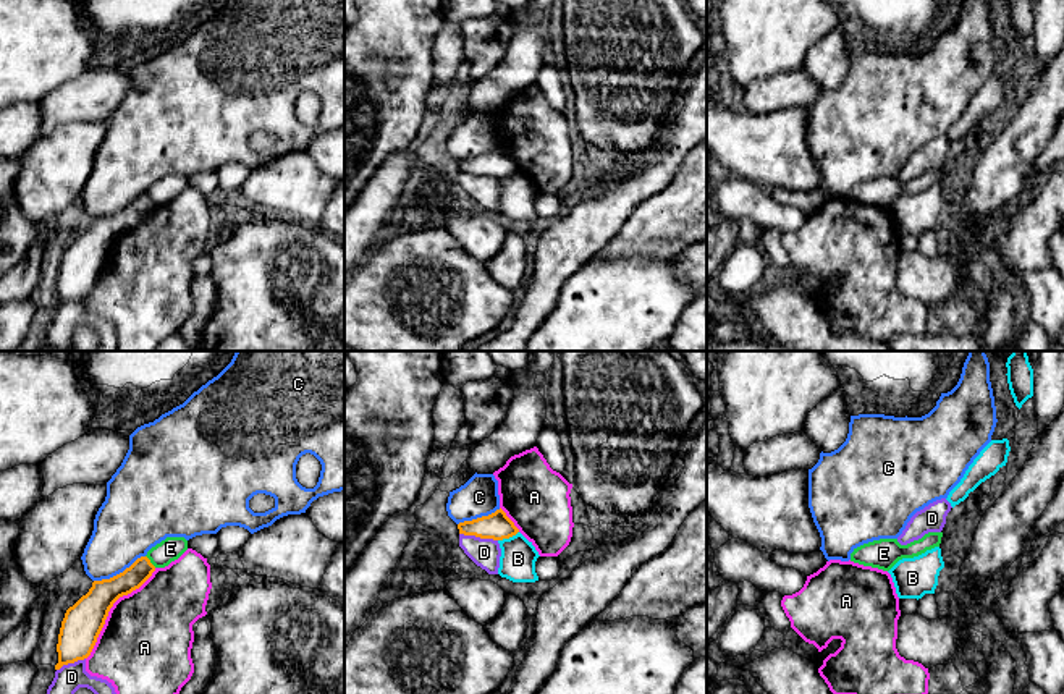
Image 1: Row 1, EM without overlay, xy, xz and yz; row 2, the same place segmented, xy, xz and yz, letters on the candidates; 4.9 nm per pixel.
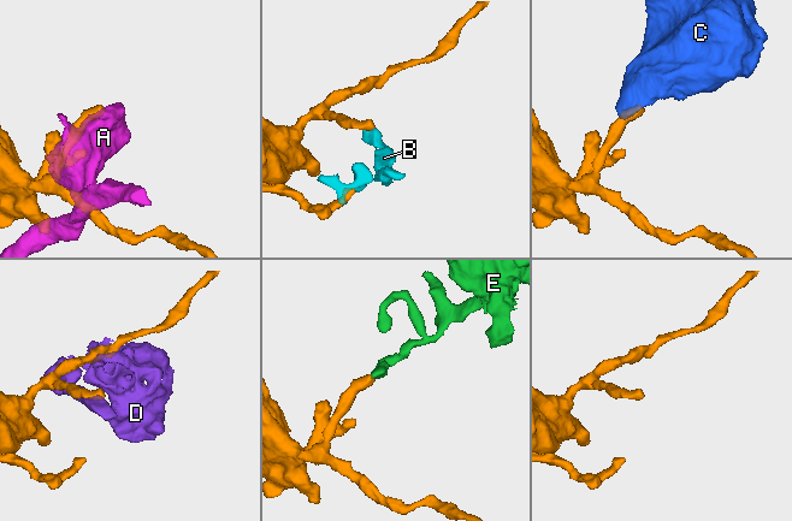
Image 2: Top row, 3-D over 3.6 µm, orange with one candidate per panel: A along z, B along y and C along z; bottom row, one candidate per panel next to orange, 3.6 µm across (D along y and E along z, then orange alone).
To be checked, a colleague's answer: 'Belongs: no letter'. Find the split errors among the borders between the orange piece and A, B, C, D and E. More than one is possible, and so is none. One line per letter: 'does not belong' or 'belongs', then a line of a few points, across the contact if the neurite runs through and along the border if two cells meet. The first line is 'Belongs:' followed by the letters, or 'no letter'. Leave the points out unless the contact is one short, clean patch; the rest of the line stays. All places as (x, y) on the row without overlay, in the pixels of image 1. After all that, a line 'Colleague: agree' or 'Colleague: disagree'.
Belongs: no letter
A: does not belong
B: does not belong | xz (518, 169), (498, 178)
C: does not belong | xy (144, 193), (138, 194), (122, 209), (94, 219)
D: does not belong
E: does not belong
Colleague: agree

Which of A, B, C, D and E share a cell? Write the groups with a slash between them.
A / B / C / D / E

